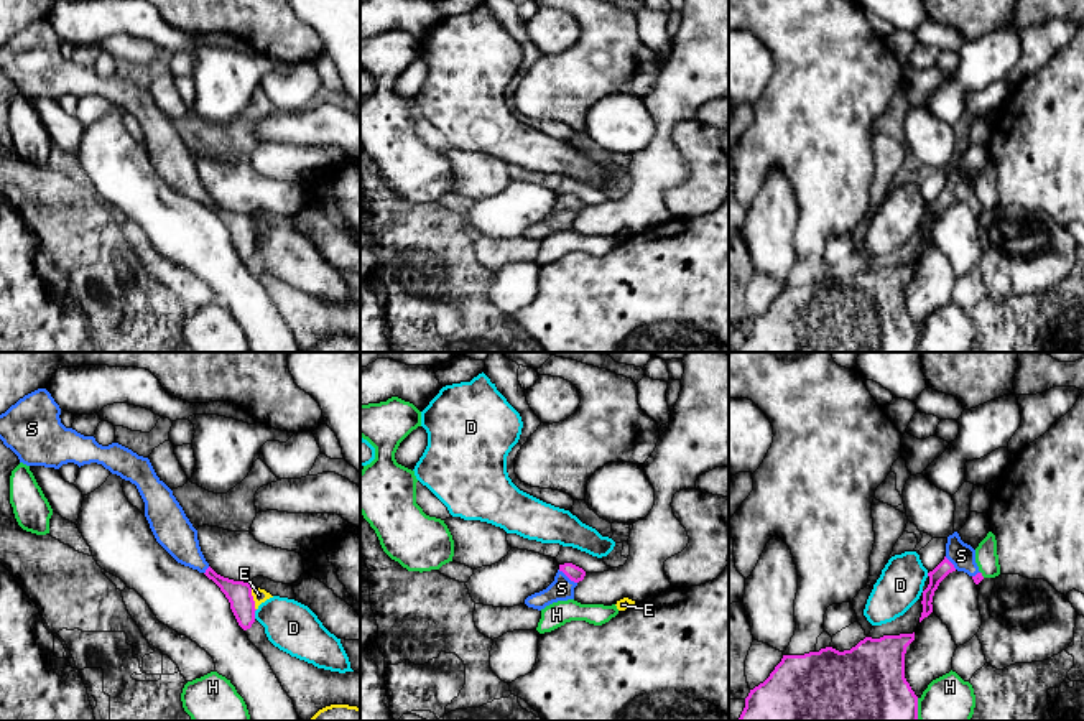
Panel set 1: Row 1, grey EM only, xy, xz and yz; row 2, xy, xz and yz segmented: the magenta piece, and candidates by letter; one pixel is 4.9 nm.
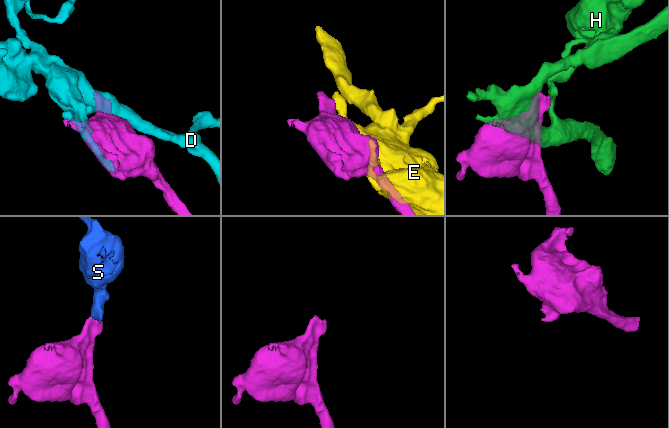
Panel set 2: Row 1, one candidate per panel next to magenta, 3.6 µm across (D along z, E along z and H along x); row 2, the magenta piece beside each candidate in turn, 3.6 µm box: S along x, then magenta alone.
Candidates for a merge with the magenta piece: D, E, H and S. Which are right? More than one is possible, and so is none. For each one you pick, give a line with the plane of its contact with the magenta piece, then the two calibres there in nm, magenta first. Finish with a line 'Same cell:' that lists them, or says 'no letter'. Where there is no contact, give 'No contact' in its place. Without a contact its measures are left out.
S: Touches magenta in xz. Thickness 80 nm (magenta) against 110 nm
Same cell: S

